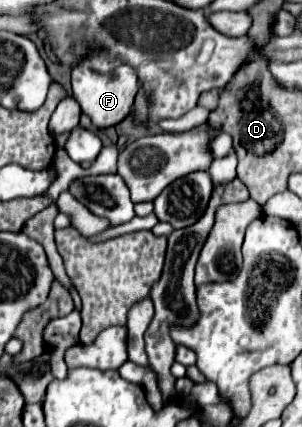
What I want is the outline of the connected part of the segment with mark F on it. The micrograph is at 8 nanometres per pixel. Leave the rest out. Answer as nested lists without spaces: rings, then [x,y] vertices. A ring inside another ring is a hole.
[[[86,65],[72,69],[74,99],[82,107],[82,113],[86,113],[90,117],[90,121],[96,129],[106,129],[106,127],[112,127],[112,125],[118,125],[120,121],[124,121],[128,117],[128,113],[132,111],[132,103],[138,93],[138,87],[140,87],[138,77],[136,77],[134,69],[130,69],[128,65],[120,65],[118,71],[112,73],[112,77],[98,75],[98,73],[90,71]]]

